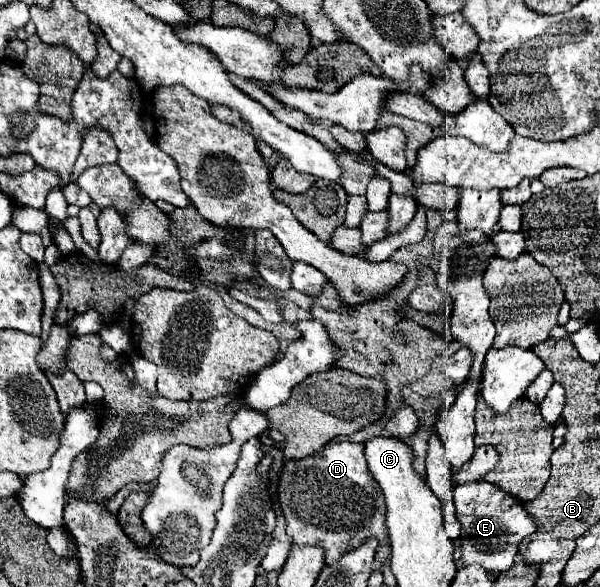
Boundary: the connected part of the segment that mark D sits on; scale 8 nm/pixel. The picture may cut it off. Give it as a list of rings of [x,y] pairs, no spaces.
[[[331,441],[309,457],[285,461],[279,471],[277,495],[287,521],[285,531],[293,545],[323,547],[325,565],[337,563],[345,553],[357,549],[369,537],[379,541],[373,571],[383,571],[391,561],[385,499],[381,487],[367,469],[363,443]]]

